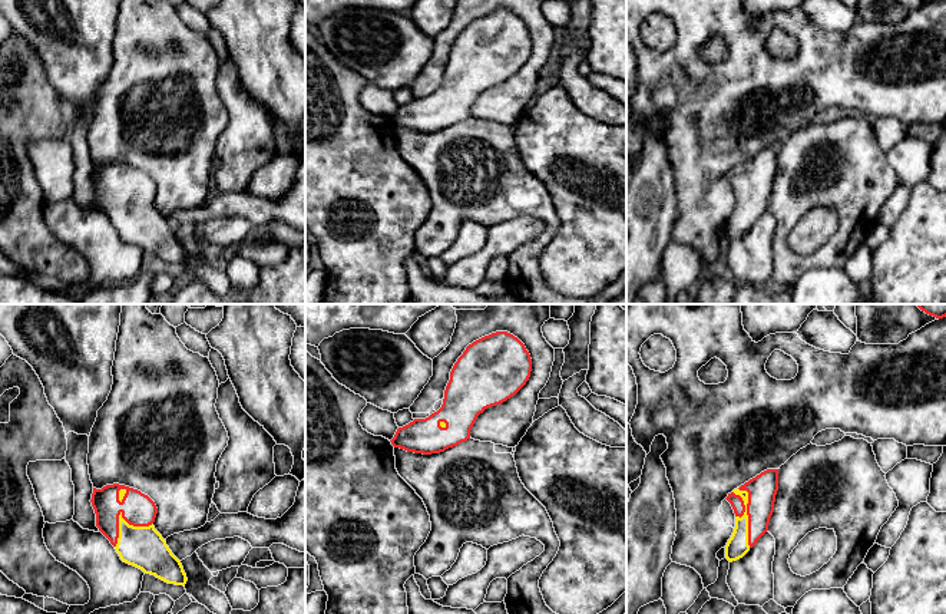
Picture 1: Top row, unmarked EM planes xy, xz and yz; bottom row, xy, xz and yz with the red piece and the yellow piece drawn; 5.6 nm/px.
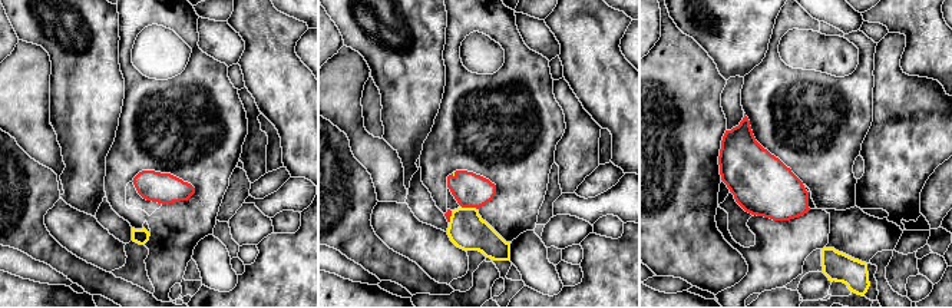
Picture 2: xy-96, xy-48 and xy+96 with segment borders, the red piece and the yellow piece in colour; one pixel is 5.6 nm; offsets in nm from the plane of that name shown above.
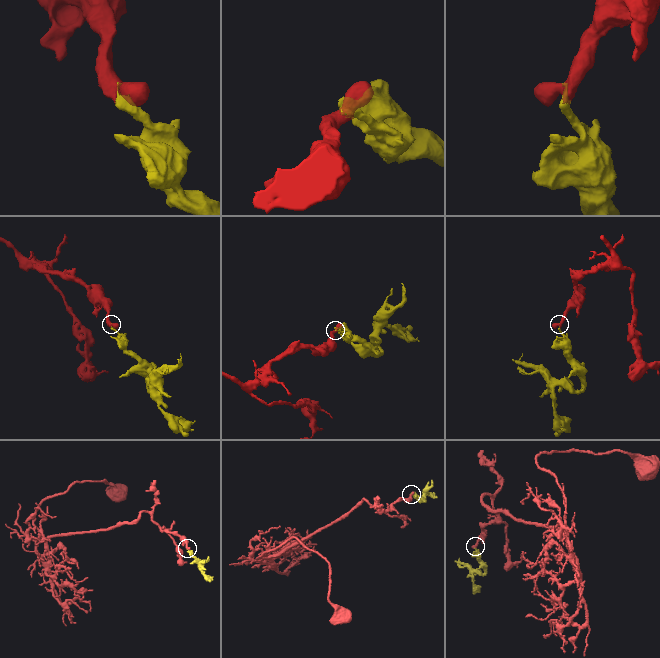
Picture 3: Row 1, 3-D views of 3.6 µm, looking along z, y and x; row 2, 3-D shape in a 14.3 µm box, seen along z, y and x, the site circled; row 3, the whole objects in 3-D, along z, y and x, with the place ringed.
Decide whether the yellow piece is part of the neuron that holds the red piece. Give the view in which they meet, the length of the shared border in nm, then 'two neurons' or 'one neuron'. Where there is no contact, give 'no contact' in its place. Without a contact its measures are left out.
yz | 340 nm | one neuron

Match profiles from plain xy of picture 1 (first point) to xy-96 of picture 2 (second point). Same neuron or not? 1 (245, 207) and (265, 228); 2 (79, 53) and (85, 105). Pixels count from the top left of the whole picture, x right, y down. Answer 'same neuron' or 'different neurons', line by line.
1: different neurons
2: same neuron

